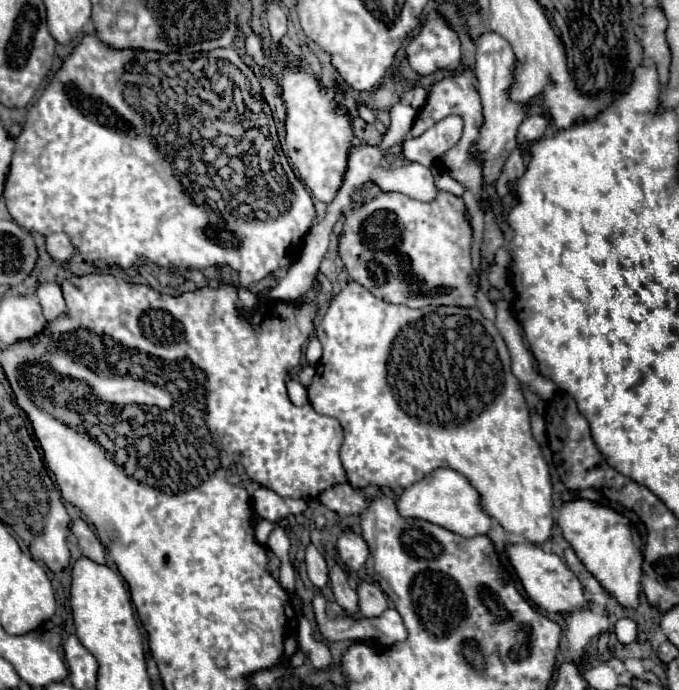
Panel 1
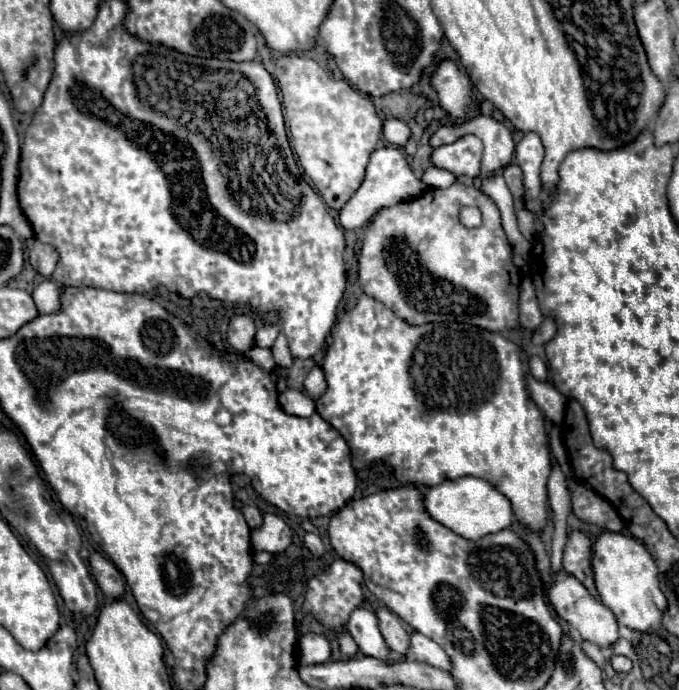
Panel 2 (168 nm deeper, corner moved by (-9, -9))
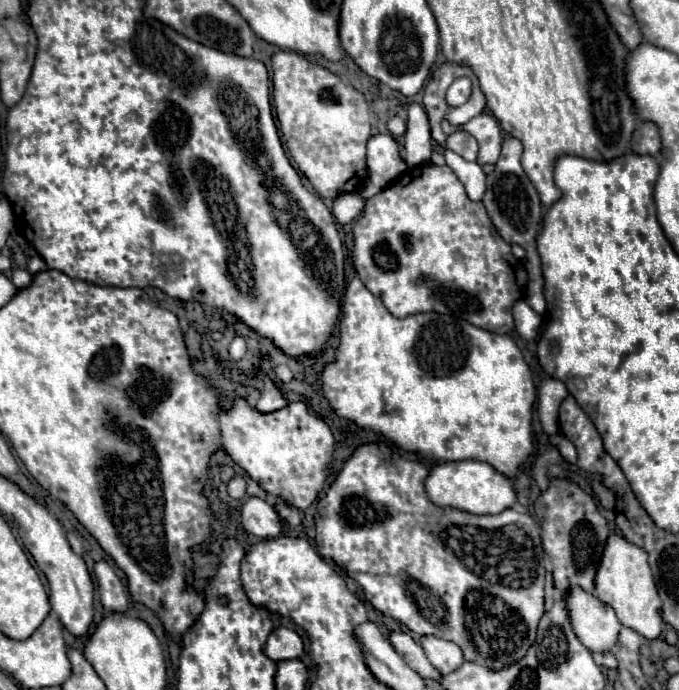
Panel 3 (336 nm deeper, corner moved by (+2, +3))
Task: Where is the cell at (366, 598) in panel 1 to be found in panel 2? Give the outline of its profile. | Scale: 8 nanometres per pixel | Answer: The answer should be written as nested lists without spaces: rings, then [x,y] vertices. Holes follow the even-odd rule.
[[[381,606],[377,610],[377,618],[379,618],[379,630],[381,630],[387,646],[391,650],[395,650],[397,654],[405,654],[407,646],[409,646],[409,640],[407,640],[409,634],[407,634],[403,622],[399,620],[399,616],[393,614],[389,608]]]

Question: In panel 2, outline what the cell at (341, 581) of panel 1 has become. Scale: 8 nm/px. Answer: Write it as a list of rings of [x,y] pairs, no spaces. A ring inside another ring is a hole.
[[[355,608],[349,616],[347,622],[347,630],[353,636],[353,640],[357,642],[359,650],[367,656],[375,656],[381,660],[387,660],[389,656],[389,648],[379,632],[379,624],[377,624],[377,616],[371,610],[365,608]]]

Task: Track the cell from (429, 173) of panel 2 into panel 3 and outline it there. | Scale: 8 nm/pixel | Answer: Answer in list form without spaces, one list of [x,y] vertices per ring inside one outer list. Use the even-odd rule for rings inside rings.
[[[412,104],[408,110],[408,130],[404,134],[406,138],[406,164],[420,166],[430,162],[432,154],[432,138],[428,130],[428,118],[420,104]]]

